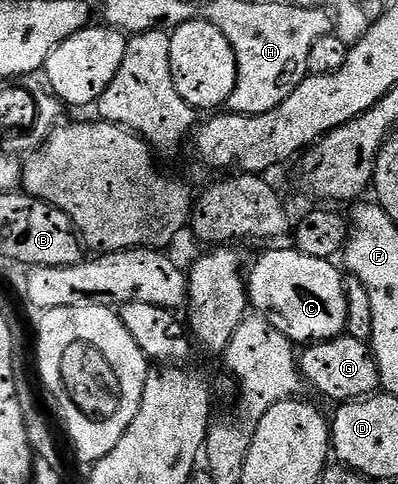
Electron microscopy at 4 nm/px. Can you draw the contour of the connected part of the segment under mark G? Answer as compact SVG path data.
M344 335L319 345L308 345L302 350L298 362L304 382L334 403L358 401L372 396L380 388L379 368L366 341Z

